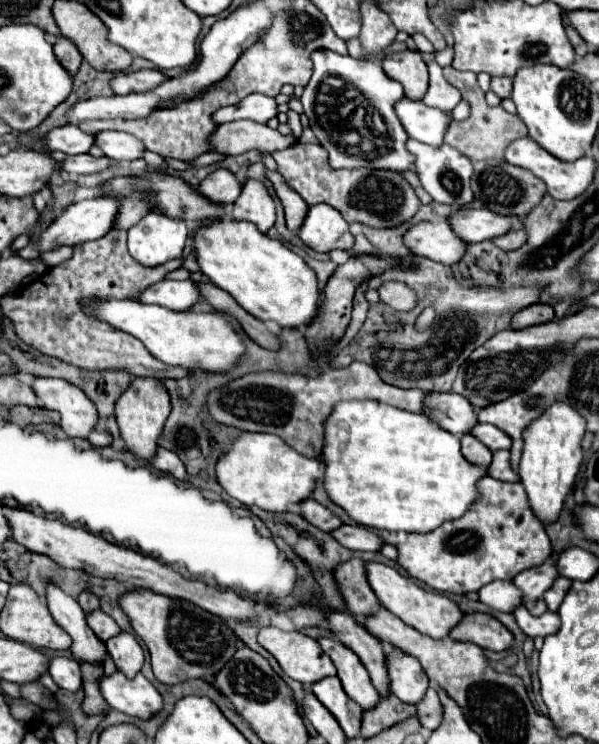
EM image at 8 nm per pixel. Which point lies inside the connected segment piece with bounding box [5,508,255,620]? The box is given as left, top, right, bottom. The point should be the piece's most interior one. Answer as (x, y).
(71, 546)

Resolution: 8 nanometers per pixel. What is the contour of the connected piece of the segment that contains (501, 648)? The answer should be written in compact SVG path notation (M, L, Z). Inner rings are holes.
M481 612L465 614L461 624L457 624L449 636L453 640L473 642L491 652L505 652L515 644L515 636L497 618Z

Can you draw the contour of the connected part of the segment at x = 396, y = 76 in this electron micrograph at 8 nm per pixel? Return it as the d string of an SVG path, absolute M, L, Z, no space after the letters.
M407 50L395 56L387 56L383 58L383 70L389 78L401 82L401 86L405 88L405 96L409 96L411 100L421 100L425 96L429 76L419 52Z

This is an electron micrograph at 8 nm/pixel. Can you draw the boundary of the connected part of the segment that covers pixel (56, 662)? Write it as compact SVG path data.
M57 656L49 660L49 674L53 682L69 692L75 692L81 688L81 672L79 672L79 662L71 658Z

